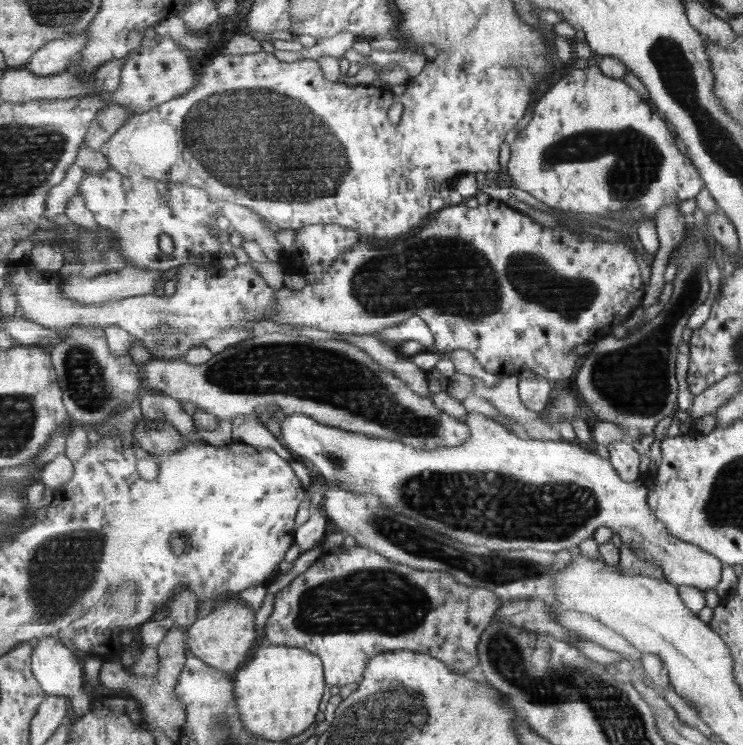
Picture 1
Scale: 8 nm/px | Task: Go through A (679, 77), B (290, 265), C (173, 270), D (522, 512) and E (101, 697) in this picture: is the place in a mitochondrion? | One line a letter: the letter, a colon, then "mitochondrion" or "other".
A: mitochondrion
B: other
C: other
D: mitochondrion
E: other

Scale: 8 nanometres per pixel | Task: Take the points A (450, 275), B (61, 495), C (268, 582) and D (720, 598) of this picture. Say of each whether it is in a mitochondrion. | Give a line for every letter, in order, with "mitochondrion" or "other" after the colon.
A: mitochondrion
B: other
C: other
D: other

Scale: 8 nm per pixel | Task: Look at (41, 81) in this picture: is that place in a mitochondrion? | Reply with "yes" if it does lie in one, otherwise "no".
no

